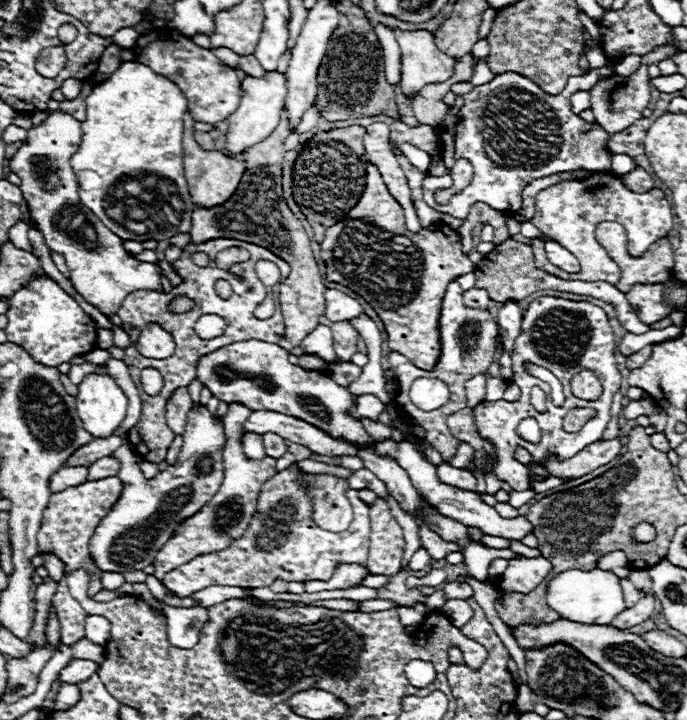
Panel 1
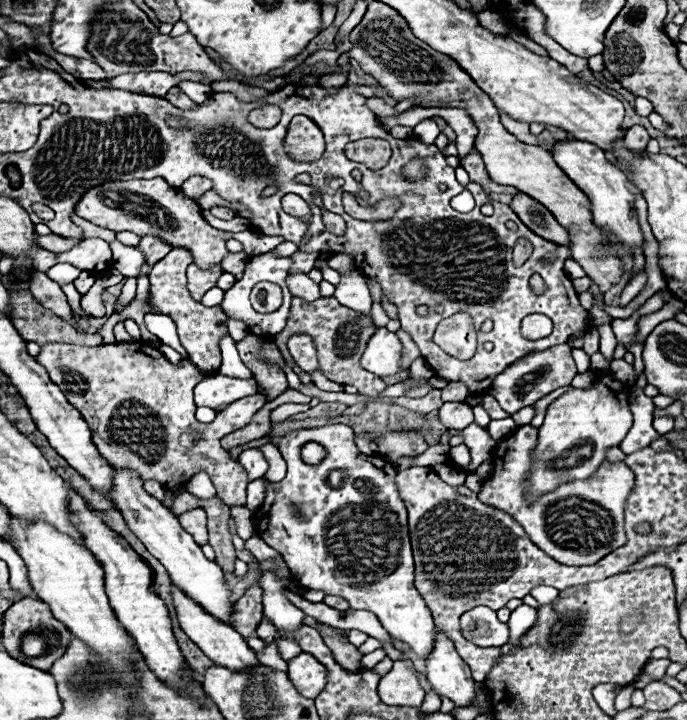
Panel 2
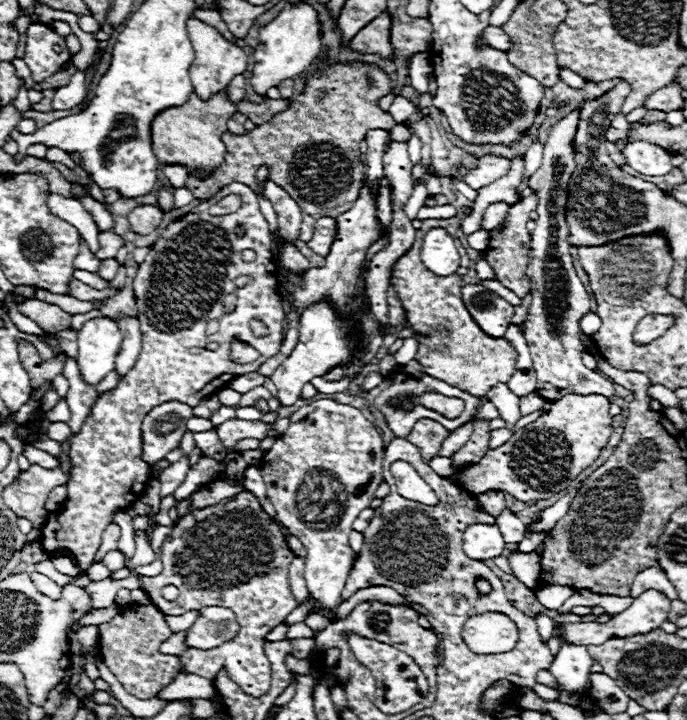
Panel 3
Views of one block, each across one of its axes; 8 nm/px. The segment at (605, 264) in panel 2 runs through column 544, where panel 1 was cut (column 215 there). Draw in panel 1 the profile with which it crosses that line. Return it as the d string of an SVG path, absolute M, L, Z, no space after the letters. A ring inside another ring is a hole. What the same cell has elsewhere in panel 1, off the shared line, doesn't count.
M186 112L183 116L184 122L184 174L188 180L188 190L192 196L192 202L196 206L202 208L214 208L220 206L224 202L228 202L232 198L232 194L238 190L238 184L242 180L242 174L246 172L244 162L240 160L232 160L228 156L224 156L218 150L212 152L204 152L196 142L194 142L194 120L190 116L190 112Z

